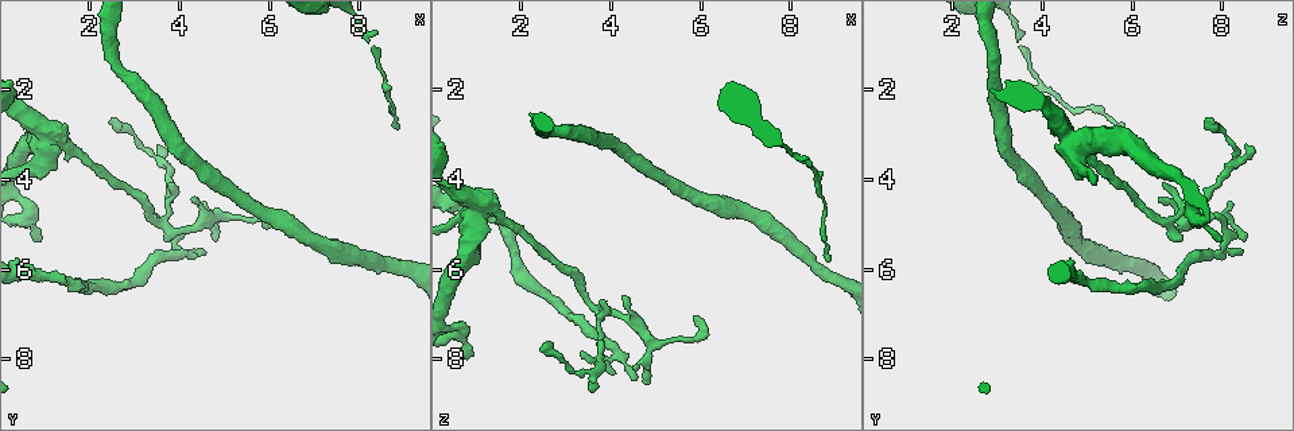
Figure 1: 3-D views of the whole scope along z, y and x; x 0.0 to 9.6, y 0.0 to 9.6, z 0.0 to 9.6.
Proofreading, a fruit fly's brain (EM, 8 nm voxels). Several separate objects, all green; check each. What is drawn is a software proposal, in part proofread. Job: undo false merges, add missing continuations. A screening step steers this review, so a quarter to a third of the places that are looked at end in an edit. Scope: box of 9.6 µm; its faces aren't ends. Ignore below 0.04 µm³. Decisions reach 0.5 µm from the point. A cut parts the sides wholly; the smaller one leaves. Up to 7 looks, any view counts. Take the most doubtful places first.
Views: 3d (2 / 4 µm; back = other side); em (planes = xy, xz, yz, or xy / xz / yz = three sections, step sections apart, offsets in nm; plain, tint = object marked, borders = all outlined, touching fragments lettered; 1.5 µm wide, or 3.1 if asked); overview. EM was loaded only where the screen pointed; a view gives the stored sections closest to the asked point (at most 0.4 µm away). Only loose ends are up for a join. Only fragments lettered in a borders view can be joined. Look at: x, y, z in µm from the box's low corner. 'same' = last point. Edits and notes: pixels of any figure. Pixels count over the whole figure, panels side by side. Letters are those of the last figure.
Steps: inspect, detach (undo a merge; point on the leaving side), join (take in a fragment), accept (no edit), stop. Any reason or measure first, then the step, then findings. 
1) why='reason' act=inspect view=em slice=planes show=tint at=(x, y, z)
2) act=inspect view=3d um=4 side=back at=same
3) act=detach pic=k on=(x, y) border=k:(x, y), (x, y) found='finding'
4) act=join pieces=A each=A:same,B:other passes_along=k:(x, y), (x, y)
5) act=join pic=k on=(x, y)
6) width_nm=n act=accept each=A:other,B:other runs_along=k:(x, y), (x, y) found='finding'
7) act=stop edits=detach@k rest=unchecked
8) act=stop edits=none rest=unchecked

act=inspect view=em slice=yz step=8 show=tint at=(3.95, 5.70, 7.75)

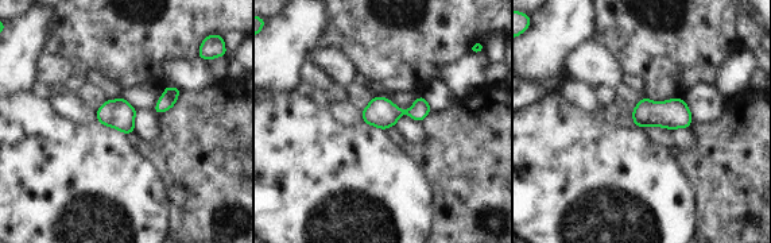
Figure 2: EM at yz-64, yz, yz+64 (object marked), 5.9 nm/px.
act=inspect view=em slice=planes show=borders at=same

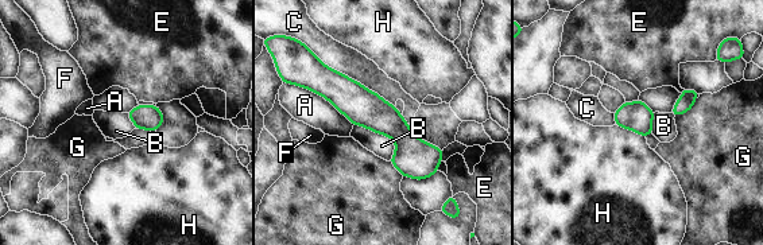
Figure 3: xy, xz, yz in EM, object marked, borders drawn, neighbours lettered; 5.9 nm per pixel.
act=accept each=A:other,B:other,C:other,E:other,F:other,G:other,H:other border=3:(353, 124), (388, 136), (390, 160) found='one cell here'

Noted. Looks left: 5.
why='thin end' act=inspect view=em slice=planes show=plain at=(8.35, 0.75, 3.50)

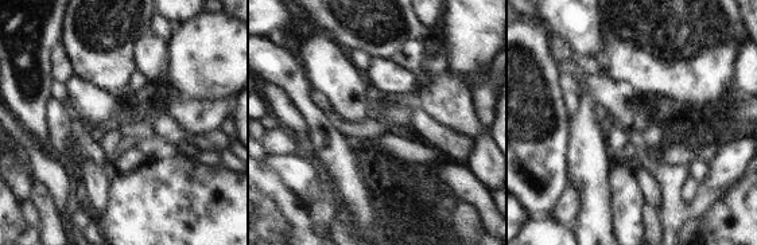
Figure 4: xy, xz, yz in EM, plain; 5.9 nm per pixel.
act=inspect view=em slice=planes show=borders at=same

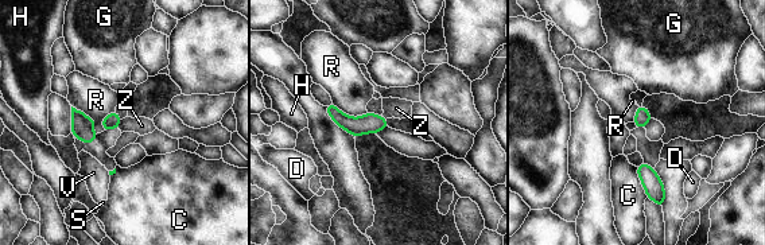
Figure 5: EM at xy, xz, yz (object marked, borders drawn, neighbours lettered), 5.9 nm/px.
act=accept each=C:other,D:other,G:other,H:other,R:other,S:other,V:other,Z:other border=5:(123, 119), (117, 127) found='no lettered fragment goes on from it'

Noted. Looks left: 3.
act=inspect view=em slice=yz step=4 show=tint at=(0.65, 3.85, 4.85)

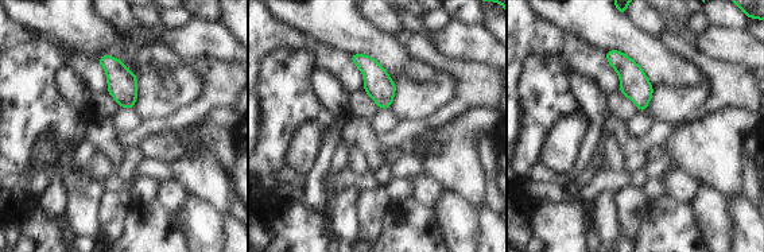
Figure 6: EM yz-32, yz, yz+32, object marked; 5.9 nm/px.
why='another direction' act=inspect view=em slice=planes show=borders at=same

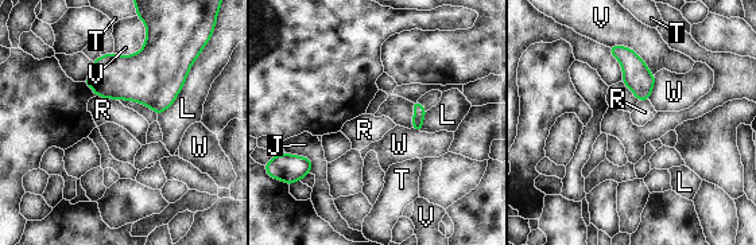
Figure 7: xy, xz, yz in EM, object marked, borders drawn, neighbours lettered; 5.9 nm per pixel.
act=accept each=J:other,L:other,R:other,T:other,V:other,W:other border=7:(96, 94), (116, 100) found='continuous, no second cell'

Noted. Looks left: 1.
act=stop edits=none rest=unchecked

